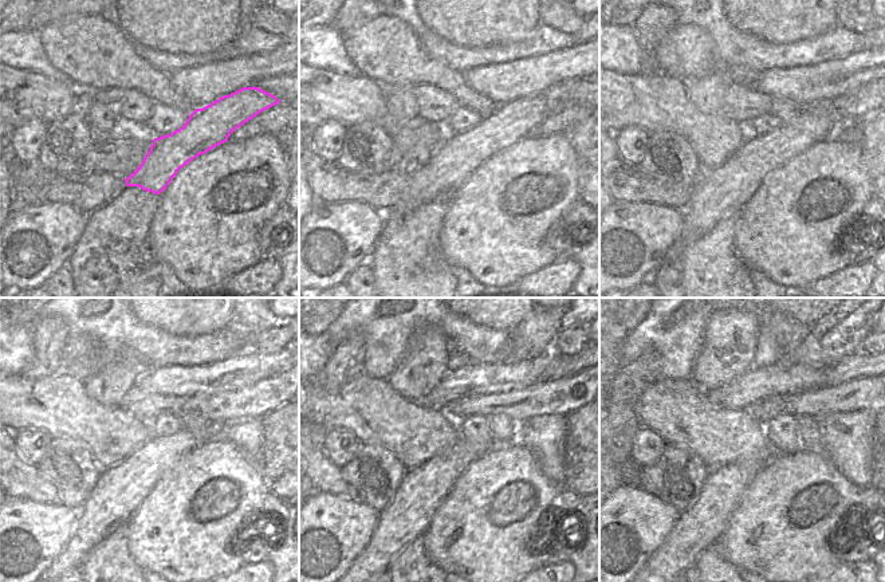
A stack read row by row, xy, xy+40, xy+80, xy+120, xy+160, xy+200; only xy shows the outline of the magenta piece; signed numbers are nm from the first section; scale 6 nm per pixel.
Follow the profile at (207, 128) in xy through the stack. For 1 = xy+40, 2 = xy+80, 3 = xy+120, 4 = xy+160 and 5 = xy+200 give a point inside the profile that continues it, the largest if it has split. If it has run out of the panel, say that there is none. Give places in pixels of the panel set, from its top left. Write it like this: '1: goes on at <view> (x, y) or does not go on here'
1: goes on at xy+40 (456, 157)
2: goes on at xy+80 (723, 191)
3: goes on at xy+120 (121, 490)
4: goes on at xy+160 (423, 488)
5: goes on at xy+200 (697, 529)

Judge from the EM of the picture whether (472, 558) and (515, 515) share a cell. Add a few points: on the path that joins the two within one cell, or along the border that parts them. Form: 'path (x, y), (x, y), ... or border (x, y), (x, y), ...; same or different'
path (484, 546), (487, 537), (503, 520); same

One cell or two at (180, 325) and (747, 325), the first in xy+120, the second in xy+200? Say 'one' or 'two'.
two

